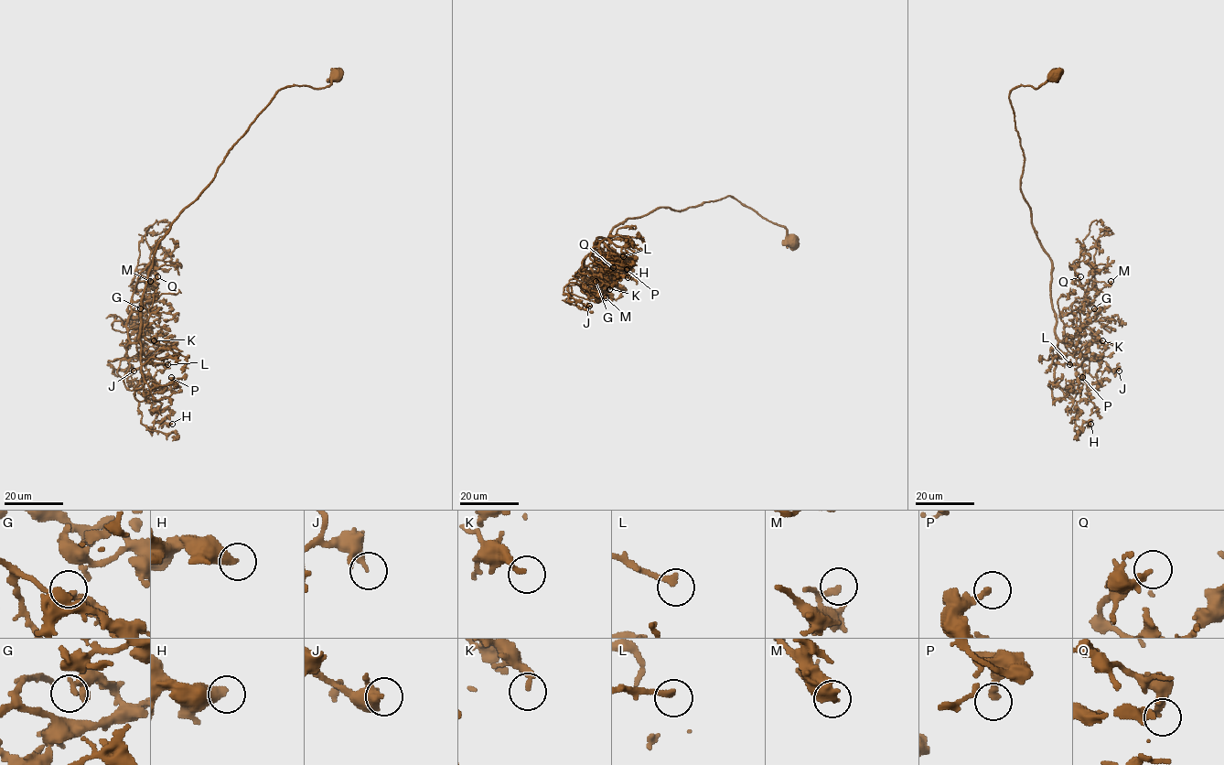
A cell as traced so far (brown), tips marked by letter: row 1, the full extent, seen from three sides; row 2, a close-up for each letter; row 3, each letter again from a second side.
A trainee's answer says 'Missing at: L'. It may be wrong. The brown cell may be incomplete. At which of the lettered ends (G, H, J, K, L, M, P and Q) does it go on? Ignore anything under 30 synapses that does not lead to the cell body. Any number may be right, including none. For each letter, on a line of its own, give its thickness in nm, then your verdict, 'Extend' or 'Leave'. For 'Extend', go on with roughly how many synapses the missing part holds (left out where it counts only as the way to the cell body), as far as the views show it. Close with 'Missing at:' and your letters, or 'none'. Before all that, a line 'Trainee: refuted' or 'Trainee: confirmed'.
Trainee: confirmed
G: Thickness 240 nm. Leave
H: Thickness 440 nm. Leave
J: Thickness 280 nm. Leave
K: Thickness 200 nm. Leave
L: Thickness 240 nm. Extend. Roughly 45 synapses
M: Thickness 150 nm. Leave
P: Thickness 240 nm. Leave
Q: Thickness 280 nm. Leave
Missing at: L

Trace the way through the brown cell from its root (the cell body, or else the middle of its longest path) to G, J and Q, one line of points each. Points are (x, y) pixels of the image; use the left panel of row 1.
G: (336, 77), (322, 88), (277, 91), (158, 243), (140, 338), (132, 342), (127, 307), (140, 308)
J: (336, 77), (322, 88), (280, 89), (172, 223), (152, 261), (139, 340), (124, 358), (108, 360), (134, 371)
Q: (336, 77), (322, 88), (280, 89), (176, 219), (152, 261), (140, 338), (132, 342), (134, 286), (157, 276)

